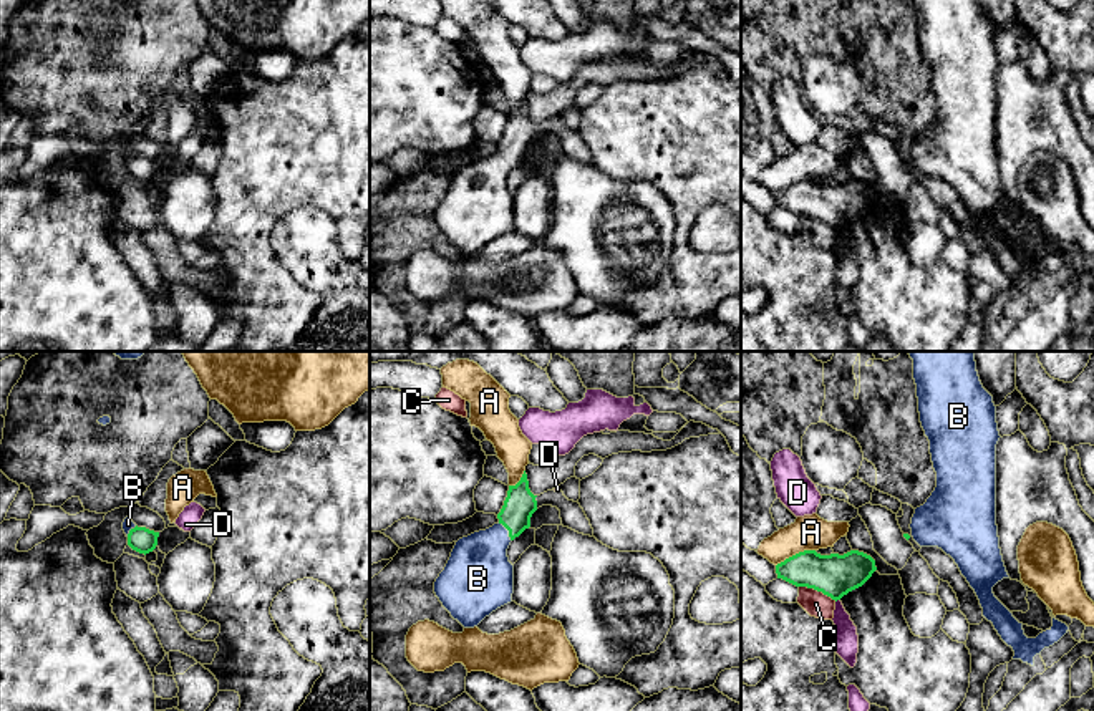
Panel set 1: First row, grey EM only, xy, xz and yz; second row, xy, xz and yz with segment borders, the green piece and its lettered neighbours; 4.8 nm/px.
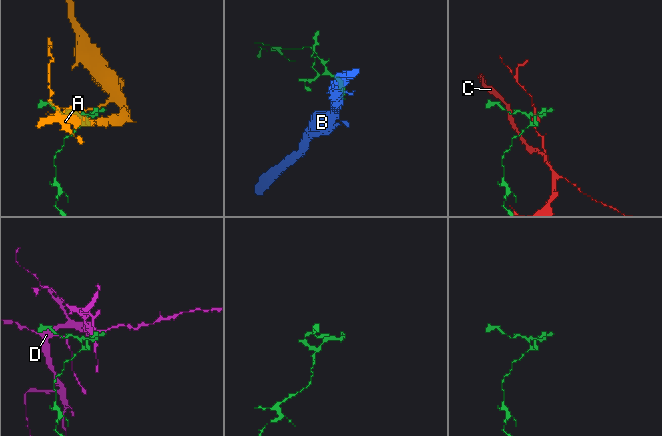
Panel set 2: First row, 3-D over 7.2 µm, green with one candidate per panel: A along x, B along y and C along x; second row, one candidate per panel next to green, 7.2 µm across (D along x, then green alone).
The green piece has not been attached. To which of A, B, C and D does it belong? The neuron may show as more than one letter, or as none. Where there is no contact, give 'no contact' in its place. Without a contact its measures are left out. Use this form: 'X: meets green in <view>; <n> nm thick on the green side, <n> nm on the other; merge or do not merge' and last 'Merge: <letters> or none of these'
A: meets green in yz; 200 nm thick on the green side, 170 nm on the other; do not merge
B: meets green in xz; 150 nm thick on the green side, 300 nm on the other; merge
C: meets green in yz; 200 nm thick on the green side, 120 nm on the other; do not merge
D: meets green in yz; 200 nm thick on the green side, 110 nm on the other; do not merge
Merge: B

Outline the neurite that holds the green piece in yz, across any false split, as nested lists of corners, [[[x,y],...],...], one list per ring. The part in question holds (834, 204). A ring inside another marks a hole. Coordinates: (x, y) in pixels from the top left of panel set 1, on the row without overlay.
[[[804,179],[776,194],[777,207],[814,217],[835,230],[862,215],[875,199],[875,189],[859,179],[844,184]]]

